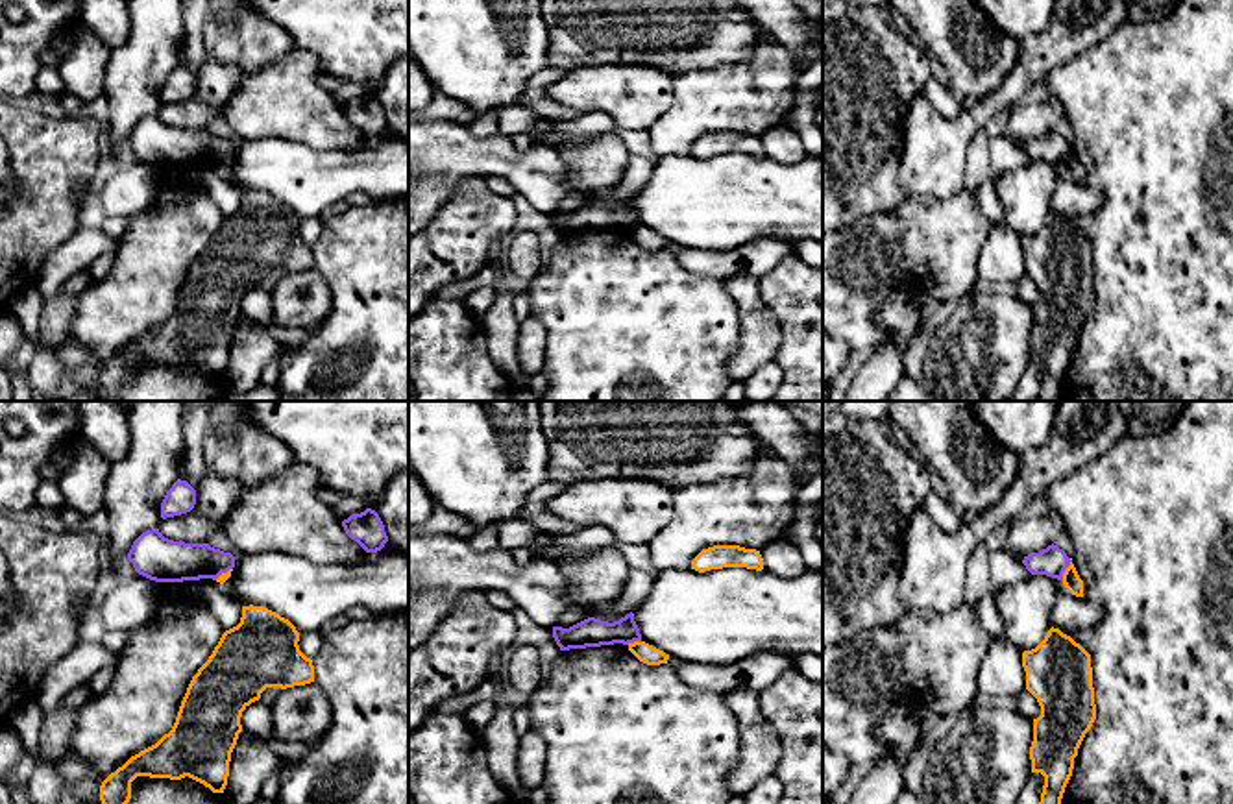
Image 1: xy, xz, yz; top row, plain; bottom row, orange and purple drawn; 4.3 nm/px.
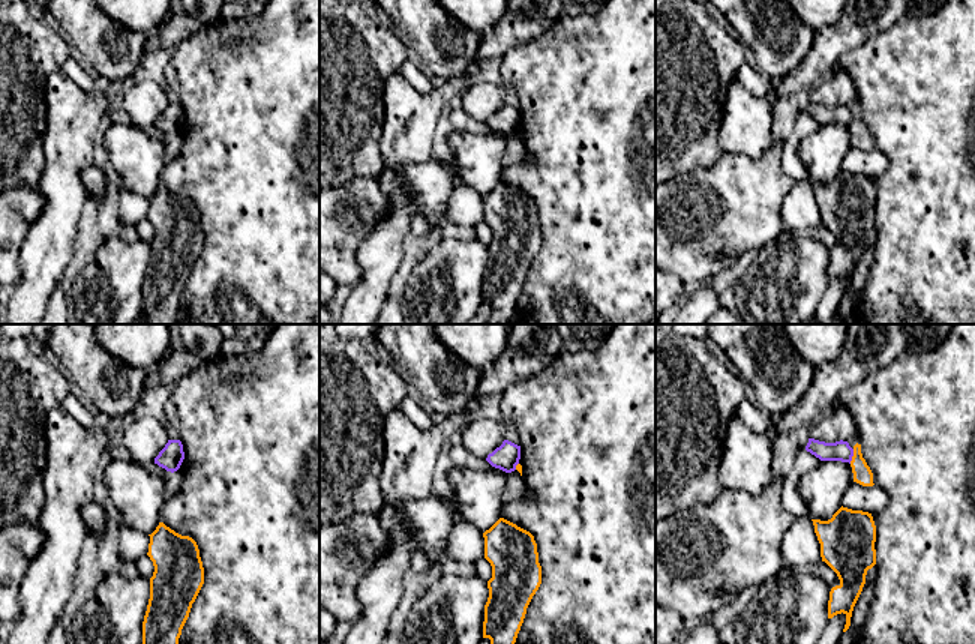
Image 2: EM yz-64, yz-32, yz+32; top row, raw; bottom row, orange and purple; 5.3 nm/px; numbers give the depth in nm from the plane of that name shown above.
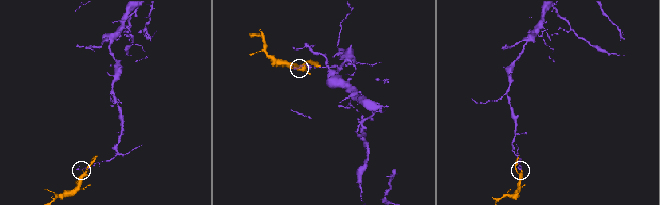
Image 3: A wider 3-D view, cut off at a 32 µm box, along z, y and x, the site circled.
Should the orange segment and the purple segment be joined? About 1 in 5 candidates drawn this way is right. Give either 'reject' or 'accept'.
reject

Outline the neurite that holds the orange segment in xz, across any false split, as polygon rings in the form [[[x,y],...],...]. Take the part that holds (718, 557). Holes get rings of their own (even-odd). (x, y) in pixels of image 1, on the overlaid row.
[[[714,545],[702,549],[693,560],[691,569],[704,573],[710,569],[723,567],[747,567],[747,569],[763,569],[763,558],[756,549],[745,549],[739,545]]]

